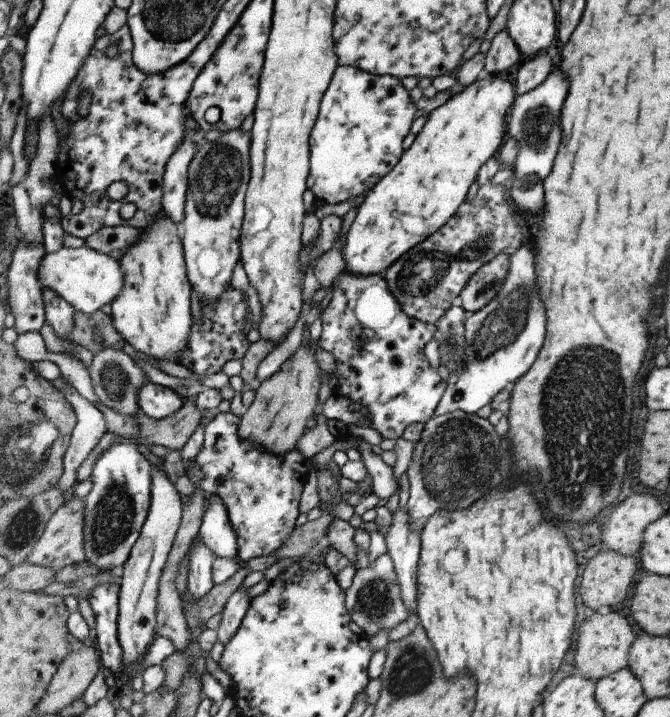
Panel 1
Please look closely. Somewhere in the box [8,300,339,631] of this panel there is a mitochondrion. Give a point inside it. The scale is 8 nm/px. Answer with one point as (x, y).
(113, 519)

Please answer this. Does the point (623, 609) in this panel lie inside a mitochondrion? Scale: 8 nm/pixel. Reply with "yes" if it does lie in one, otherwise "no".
no

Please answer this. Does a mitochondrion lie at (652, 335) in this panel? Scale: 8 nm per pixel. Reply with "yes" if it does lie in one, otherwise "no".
no

